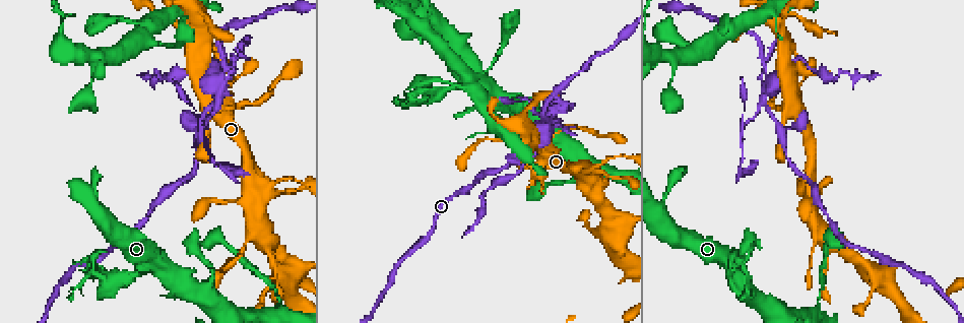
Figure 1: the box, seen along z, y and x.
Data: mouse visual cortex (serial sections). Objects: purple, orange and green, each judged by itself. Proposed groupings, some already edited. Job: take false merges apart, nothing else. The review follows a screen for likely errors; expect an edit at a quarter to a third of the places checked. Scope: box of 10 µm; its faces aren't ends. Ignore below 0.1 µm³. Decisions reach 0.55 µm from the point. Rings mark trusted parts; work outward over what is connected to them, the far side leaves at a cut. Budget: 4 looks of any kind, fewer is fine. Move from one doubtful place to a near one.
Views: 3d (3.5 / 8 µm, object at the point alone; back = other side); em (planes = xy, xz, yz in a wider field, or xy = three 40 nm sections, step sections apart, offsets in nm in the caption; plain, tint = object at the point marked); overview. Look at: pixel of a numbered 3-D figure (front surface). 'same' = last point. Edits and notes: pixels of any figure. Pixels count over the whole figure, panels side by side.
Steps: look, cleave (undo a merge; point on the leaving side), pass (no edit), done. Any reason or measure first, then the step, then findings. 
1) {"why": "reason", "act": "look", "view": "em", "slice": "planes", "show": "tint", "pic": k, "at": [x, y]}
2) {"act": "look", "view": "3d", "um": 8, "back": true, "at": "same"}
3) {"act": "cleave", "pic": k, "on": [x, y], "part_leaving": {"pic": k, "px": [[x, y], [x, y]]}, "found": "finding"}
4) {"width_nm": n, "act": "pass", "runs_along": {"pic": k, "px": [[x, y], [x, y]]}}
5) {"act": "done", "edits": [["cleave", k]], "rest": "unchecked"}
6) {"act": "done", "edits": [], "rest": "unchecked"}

{"why": "thin arm on a thick one", "act": "look", "view": "3d", "um": 3.5, "back": true, "pic": 1, "at": [809, 186]}

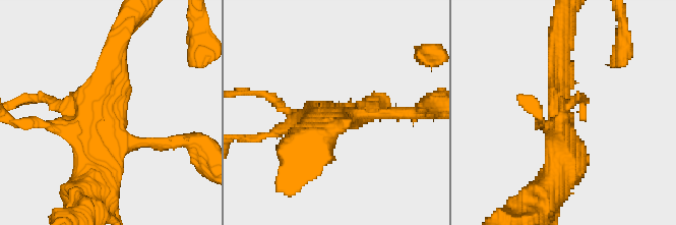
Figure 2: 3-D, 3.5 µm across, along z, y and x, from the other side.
{"why": "now the EM", "act": "look", "view": "em", "slice": "xy", "step": 1, "show": "tint", "pic": 2, "at": [101, 117]}

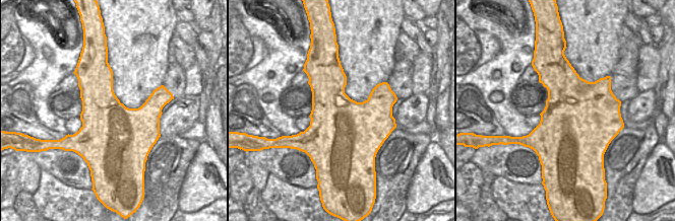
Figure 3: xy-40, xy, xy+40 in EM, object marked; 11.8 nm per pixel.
{"width_nm": 750, "act": "pass", "runs_along": {"pic": 2, "px": [[116, 51], [90, 182]]}, "found": "continuous, no second cell"}

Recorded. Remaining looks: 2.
{"why": "narrows sharply", "act": "look", "view": "3d", "um": 3.5, "pic": 1, "at": [137, 275]}

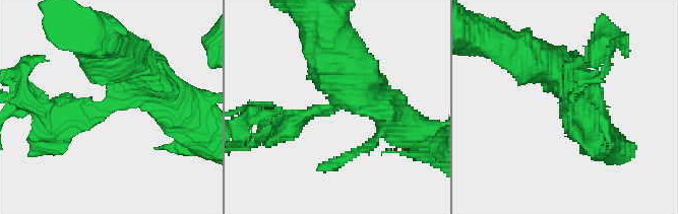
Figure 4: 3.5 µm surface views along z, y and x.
{"arm_widths_nm": [300, 600], "act": "look", "view": "em", "slice": "xy", "step": 3, "show": "tint", "pic": 4, "at": [109, 104]}

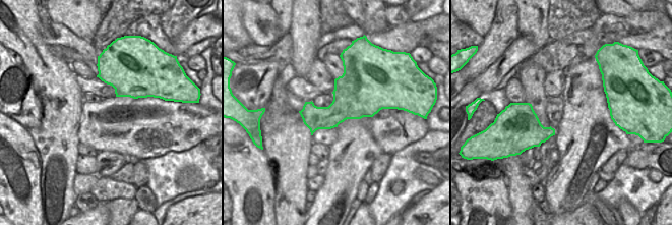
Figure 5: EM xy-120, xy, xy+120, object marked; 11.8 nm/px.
{"act": "cleave", "pic": 4, "on": [296, 115], "part_leaving": {"pic": 4, "px": [[328, 108], [274, 139], [250, 139]]}, "found": "two cells meet here"}

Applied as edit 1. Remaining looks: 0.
{"act": "done", "edits": [["cleave", 4]], "rest": "unchecked"}

